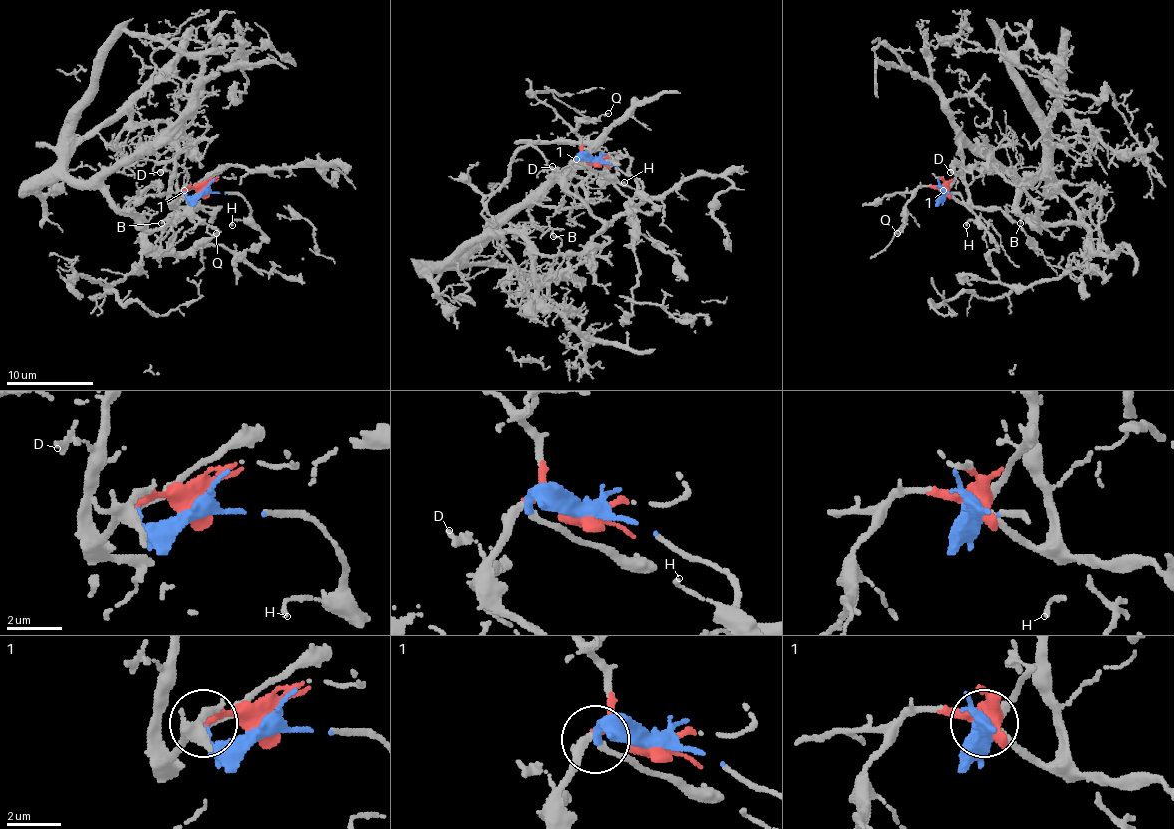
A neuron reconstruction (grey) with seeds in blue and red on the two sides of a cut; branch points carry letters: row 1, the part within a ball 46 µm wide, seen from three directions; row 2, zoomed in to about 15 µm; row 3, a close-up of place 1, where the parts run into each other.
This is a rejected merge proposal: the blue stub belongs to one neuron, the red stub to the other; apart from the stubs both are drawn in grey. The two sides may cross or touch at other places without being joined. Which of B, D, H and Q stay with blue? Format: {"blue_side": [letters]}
{"blue_side": ["H"]}

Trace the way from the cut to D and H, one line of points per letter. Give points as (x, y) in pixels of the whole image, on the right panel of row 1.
D: (944, 193), (940, 187), (962, 202), (968, 198), (968, 185), (955, 172), (951, 172)
H: (944, 193), (957, 193), (975, 217), (968, 219), (966, 226)

